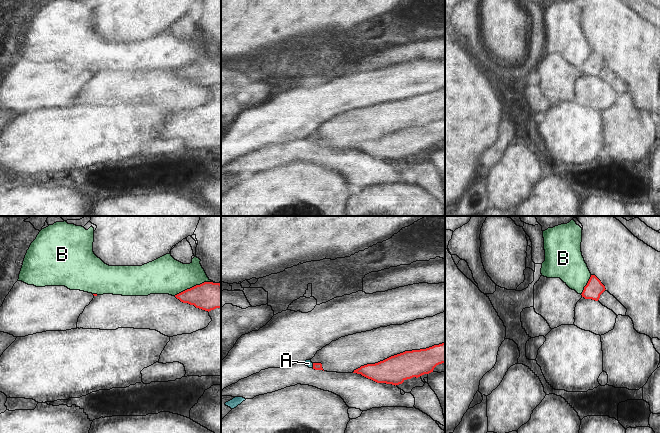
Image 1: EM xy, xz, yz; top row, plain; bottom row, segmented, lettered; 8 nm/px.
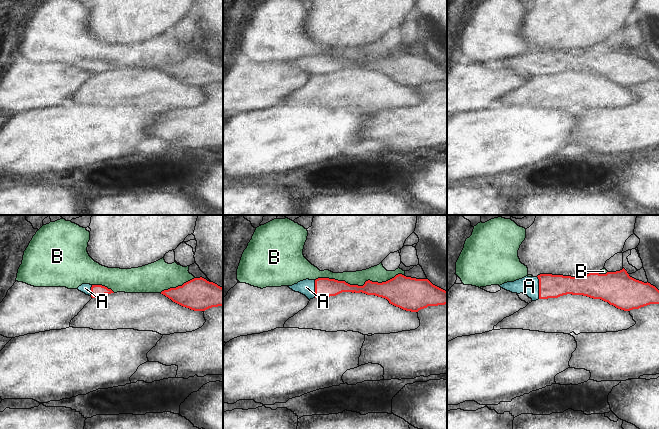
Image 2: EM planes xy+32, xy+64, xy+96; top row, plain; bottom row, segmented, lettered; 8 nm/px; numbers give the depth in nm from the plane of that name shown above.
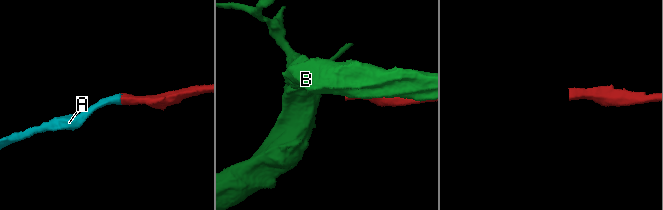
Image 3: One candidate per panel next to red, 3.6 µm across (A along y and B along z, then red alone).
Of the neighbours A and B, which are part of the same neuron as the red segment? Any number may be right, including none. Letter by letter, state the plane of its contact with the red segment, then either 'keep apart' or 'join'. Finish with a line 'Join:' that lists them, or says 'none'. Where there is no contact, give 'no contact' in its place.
A: contact in xz; join
B: contact in xy; keep apart
Join: A

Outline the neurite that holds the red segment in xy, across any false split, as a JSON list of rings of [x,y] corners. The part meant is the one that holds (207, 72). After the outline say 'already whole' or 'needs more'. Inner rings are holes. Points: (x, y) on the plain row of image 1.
[[[204,58],[175,71],[175,73],[183,79],[209,88],[221,84],[221,60]]]; already whole

